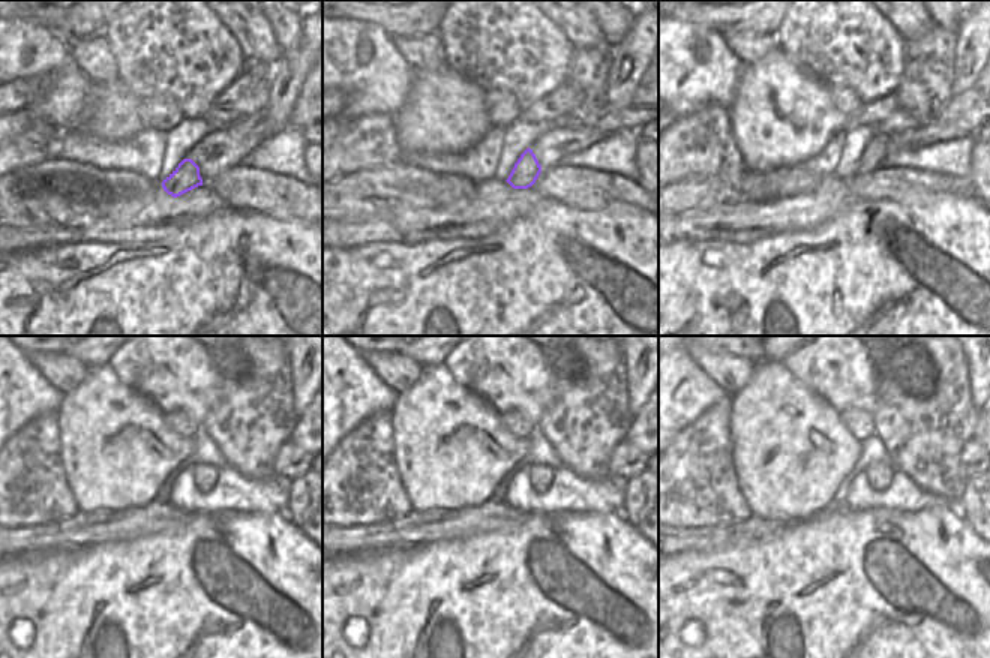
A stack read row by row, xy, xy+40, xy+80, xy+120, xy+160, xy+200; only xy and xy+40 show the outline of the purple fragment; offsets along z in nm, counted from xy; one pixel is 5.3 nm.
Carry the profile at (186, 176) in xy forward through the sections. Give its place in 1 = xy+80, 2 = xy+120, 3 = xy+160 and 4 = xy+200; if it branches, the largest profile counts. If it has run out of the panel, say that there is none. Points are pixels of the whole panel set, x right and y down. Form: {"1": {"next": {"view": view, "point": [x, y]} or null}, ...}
{"1": {"next": {"view": "xy+80", "point": [875, 152]}}, "2": {"next": {"view": "xy+120", "point": [204, 475]}}, "3": {"next": {"view": "xy+160", "point": [540, 475]}}, "4": {"next": {"view": "xy+200", "point": [879, 475]}}}

